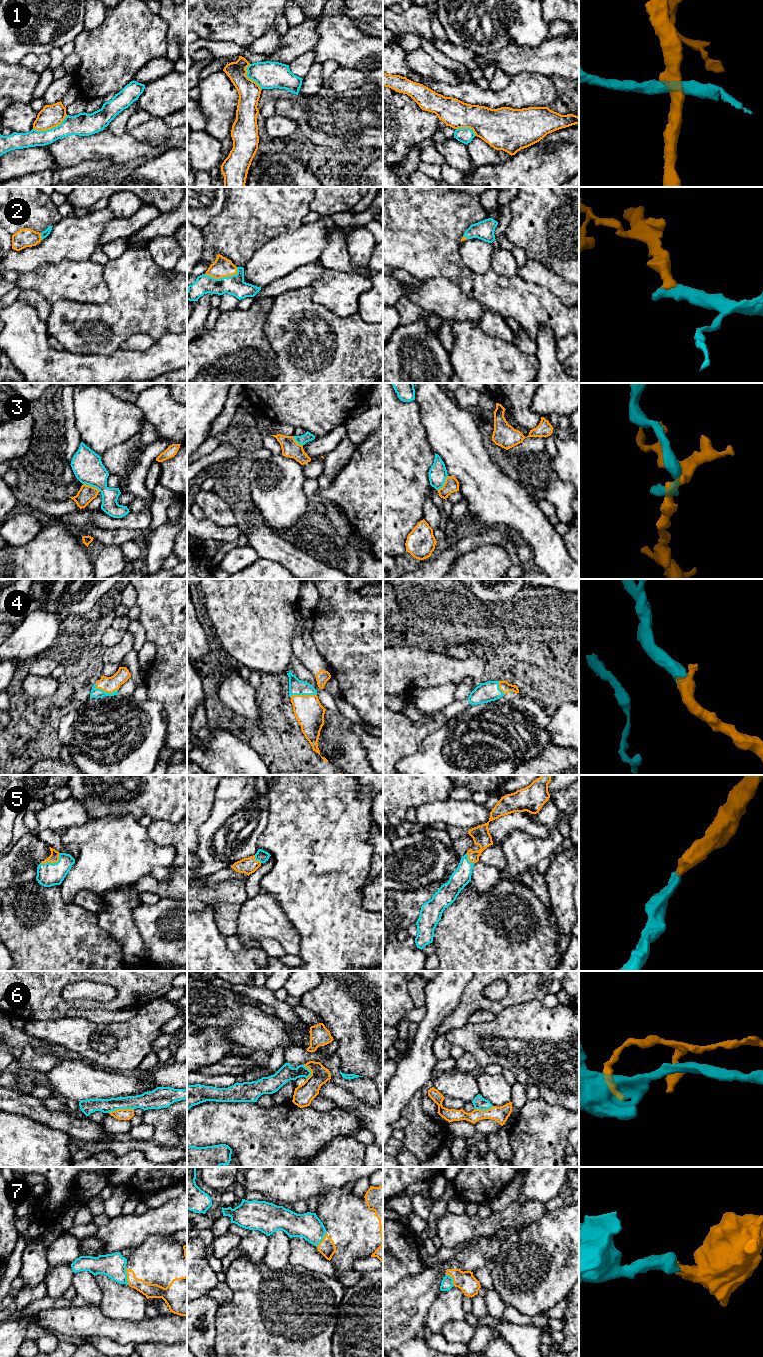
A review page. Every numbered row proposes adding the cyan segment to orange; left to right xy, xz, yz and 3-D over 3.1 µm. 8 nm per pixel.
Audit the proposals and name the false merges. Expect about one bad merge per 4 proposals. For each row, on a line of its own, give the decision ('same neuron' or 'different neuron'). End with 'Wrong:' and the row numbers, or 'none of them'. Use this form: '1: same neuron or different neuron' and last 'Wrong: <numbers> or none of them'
1: different neuron
2: same neuron
3: different neuron
4: same neuron
5: same neuron
6: different neuron
7: same neuron
Wrong: 1, 3, 6

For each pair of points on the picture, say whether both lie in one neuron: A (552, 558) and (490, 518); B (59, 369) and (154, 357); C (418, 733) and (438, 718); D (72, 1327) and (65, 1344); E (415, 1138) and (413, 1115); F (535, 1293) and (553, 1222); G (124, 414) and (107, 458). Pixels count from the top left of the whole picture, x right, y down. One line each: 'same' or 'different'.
A: same
B: same
C: same
D: different
E: same
F: same
G: different

